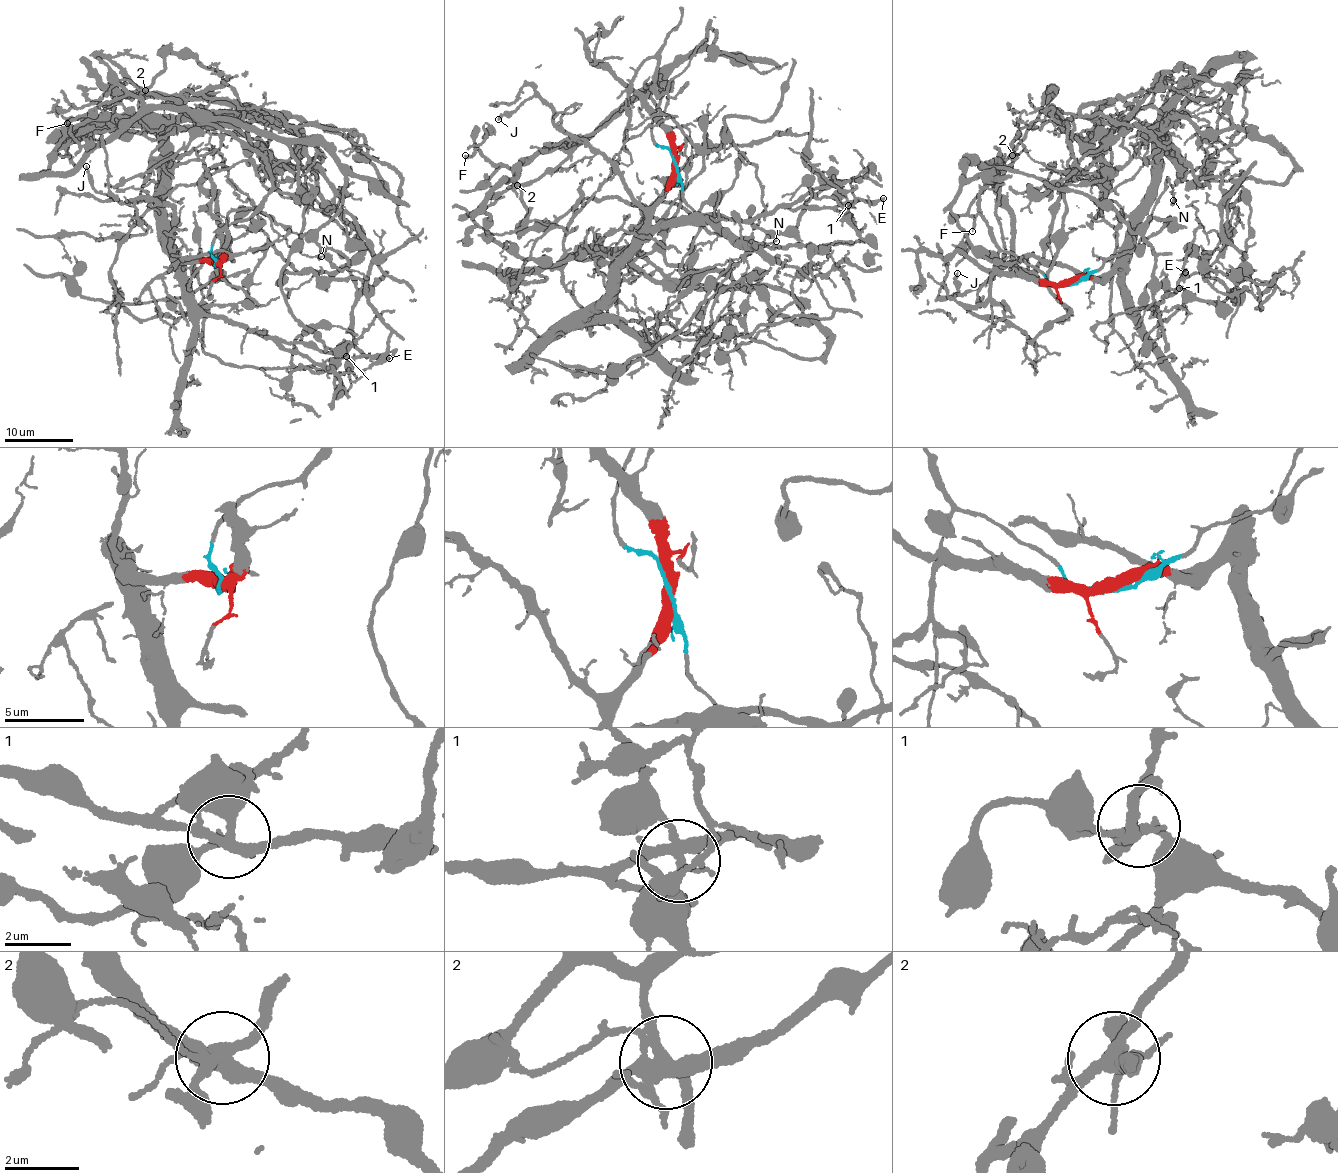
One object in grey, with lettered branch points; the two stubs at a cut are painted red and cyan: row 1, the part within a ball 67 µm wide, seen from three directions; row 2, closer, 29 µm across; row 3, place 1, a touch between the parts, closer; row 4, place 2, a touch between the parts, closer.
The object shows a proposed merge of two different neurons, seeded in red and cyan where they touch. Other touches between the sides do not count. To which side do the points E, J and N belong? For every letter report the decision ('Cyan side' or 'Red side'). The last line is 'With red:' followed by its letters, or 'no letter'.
E: Red side
J: Red side
N: Cyan side
With red: E, J

